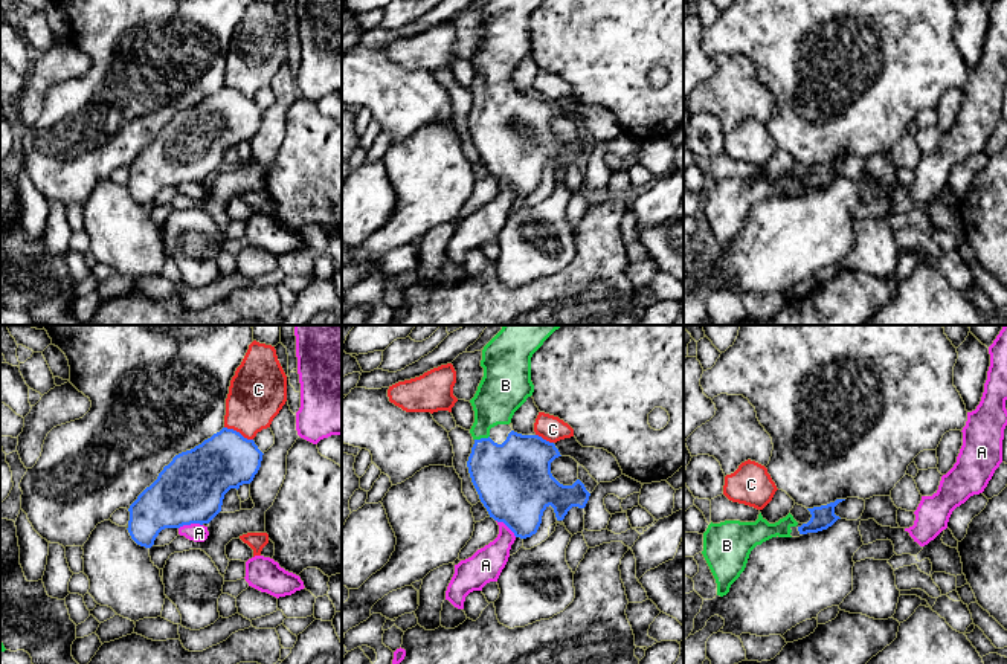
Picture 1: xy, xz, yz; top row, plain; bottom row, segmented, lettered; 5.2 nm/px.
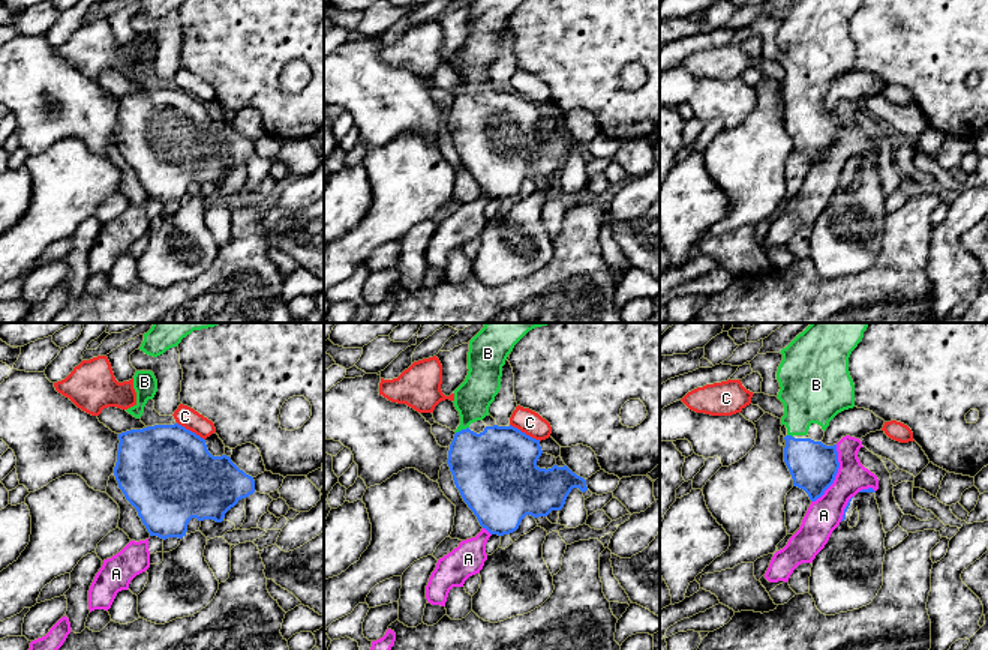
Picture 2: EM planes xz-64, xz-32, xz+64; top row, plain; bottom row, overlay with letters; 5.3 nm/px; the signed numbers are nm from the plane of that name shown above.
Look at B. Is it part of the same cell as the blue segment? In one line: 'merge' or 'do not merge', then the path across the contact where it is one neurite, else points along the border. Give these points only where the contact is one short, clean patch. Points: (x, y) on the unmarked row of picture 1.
merge; way xz (508, 135), (485, 112), (481, 96), (484, 77), (499, 54)

